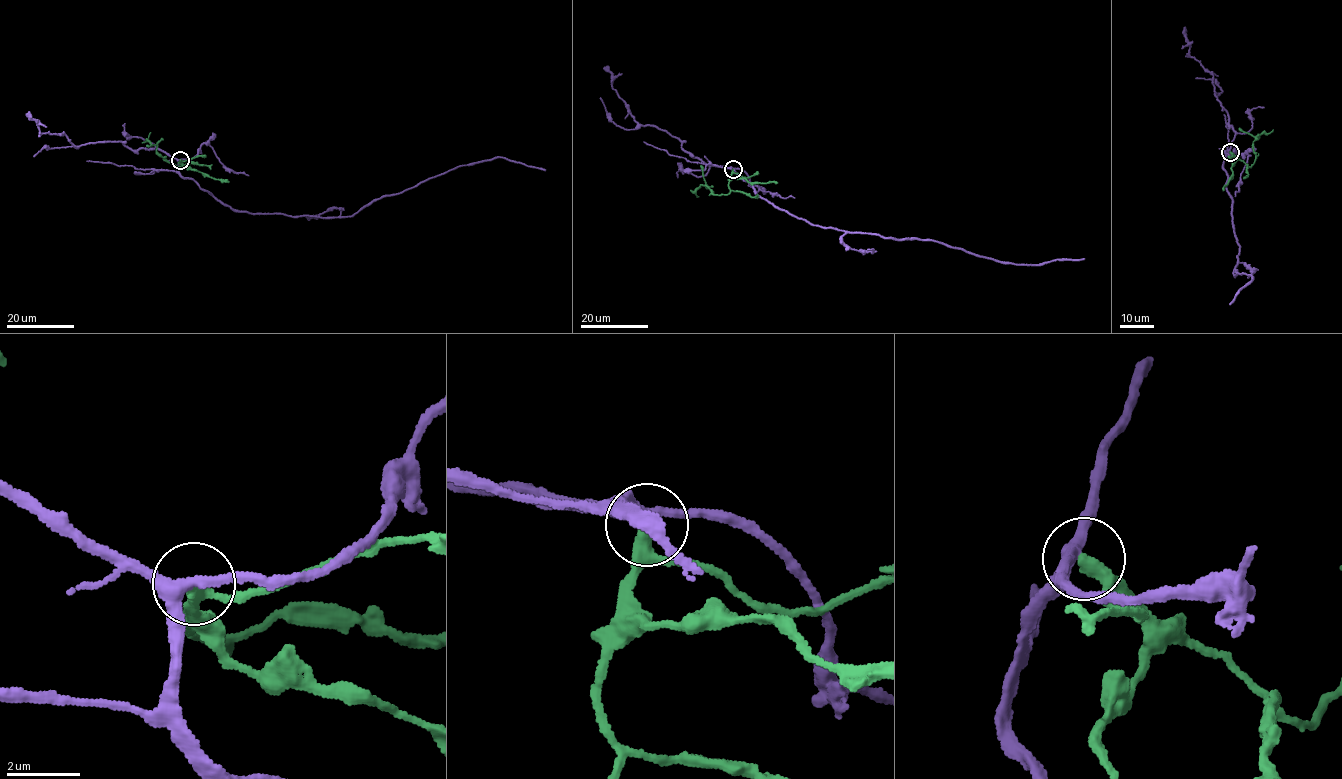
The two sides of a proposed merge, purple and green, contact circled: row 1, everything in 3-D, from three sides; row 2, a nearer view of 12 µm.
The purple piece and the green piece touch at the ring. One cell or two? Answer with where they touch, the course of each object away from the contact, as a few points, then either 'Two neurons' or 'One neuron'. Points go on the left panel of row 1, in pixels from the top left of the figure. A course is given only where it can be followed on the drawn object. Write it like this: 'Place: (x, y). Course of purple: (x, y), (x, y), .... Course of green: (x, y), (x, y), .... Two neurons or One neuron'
Place: (180, 160). Course of purple: (180, 159), (182, 176), (233, 209), (335, 218), (351, 217), (461, 165), (497, 157), (545, 170). Course of green: (180, 159), (183, 165), (169, 163), (160, 154), (155, 144), (147, 140), (150, 132). Two neurons

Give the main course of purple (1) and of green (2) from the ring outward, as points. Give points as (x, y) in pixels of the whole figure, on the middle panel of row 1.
1: (733, 169), (774, 205), (825, 228), (899, 240), (937, 241), (1018, 264), (1084, 258)
2: (733, 169), (727, 194), (715, 194), (706, 184), (696, 190), (699, 196)

